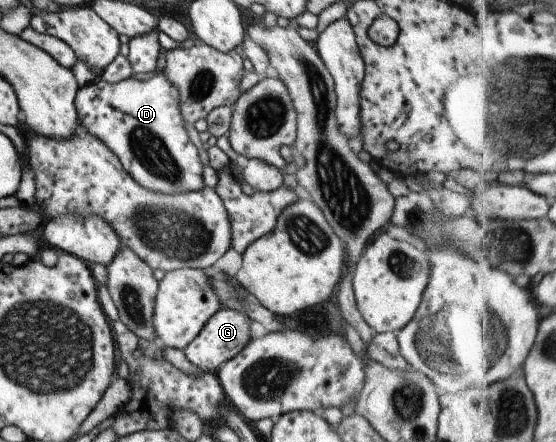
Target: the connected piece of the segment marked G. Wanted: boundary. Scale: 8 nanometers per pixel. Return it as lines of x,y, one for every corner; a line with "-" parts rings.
218,309
194,337
192,342
183,348
186,358
198,369
215,372
222,363
236,356
251,339
248,335
249,318
245,313
233,309

